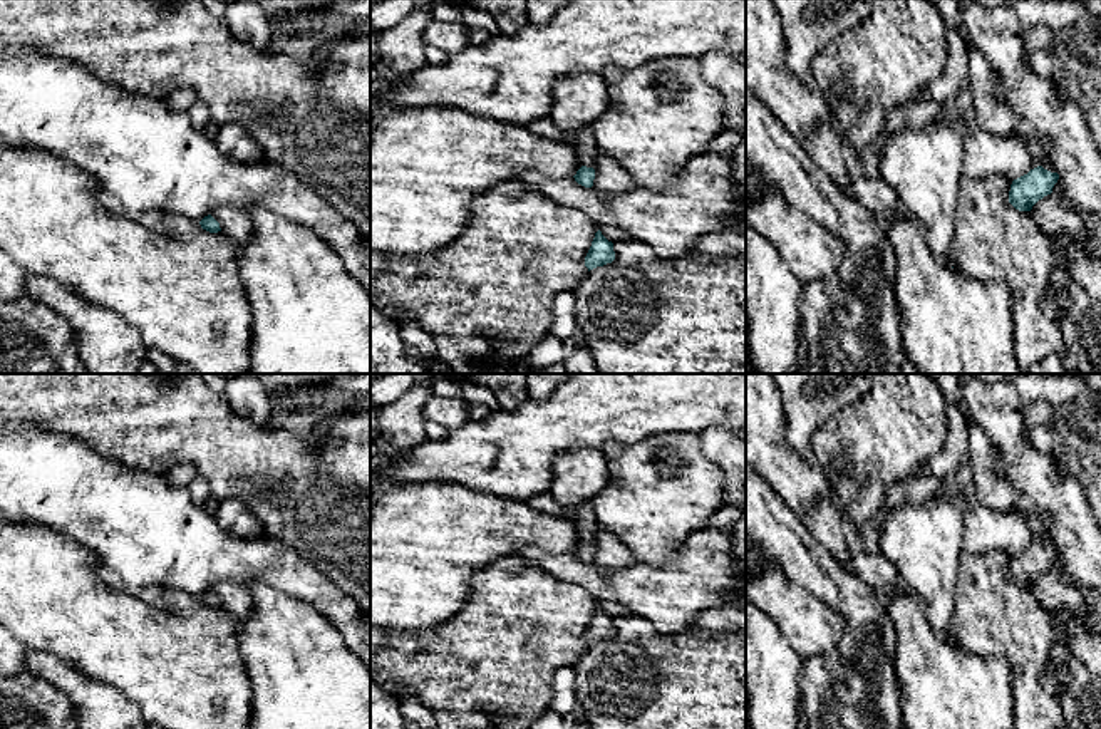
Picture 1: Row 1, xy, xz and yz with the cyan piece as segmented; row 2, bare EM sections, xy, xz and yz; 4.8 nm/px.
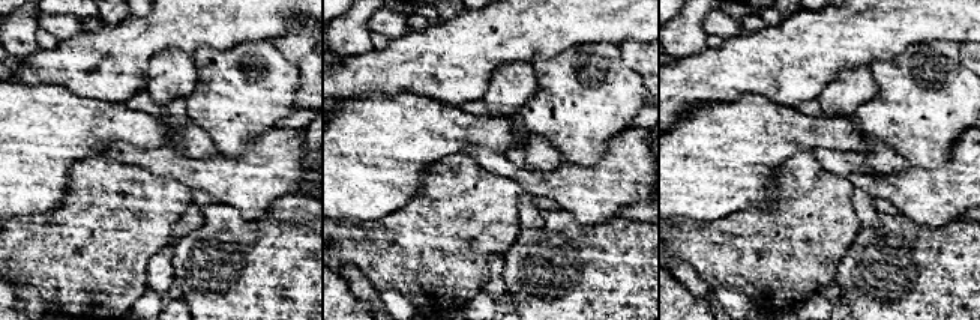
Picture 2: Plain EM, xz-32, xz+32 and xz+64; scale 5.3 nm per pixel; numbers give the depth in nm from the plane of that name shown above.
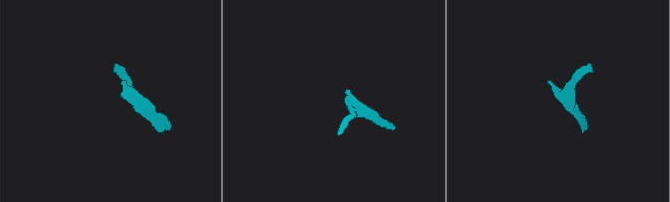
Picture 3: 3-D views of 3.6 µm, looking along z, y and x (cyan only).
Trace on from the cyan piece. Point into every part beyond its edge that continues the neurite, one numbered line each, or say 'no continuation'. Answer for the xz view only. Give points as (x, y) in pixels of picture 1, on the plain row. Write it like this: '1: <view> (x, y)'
1: xz (584, 517)

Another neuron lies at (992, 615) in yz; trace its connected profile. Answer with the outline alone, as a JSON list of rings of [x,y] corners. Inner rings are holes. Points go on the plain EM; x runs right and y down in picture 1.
[[[1004,550],[984,555],[962,553],[957,575],[955,612],[945,637],[977,655],[1002,655],[1011,664],[1016,729],[1061,729],[1061,684],[1049,675],[1057,622],[1044,610],[1029,587],[1009,578],[1012,556]]]

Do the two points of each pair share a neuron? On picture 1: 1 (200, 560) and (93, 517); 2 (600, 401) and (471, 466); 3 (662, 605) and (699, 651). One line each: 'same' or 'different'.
1: same
2: same
3: different

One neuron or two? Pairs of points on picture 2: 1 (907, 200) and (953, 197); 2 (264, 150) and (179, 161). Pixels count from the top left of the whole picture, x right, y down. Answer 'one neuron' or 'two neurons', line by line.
1: one neuron
2: one neuron

